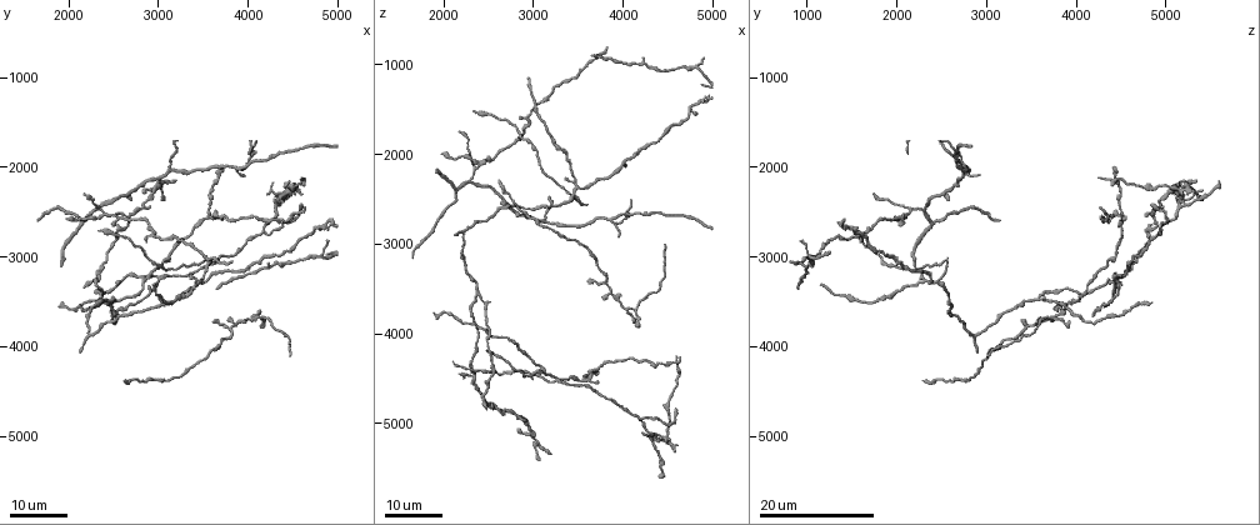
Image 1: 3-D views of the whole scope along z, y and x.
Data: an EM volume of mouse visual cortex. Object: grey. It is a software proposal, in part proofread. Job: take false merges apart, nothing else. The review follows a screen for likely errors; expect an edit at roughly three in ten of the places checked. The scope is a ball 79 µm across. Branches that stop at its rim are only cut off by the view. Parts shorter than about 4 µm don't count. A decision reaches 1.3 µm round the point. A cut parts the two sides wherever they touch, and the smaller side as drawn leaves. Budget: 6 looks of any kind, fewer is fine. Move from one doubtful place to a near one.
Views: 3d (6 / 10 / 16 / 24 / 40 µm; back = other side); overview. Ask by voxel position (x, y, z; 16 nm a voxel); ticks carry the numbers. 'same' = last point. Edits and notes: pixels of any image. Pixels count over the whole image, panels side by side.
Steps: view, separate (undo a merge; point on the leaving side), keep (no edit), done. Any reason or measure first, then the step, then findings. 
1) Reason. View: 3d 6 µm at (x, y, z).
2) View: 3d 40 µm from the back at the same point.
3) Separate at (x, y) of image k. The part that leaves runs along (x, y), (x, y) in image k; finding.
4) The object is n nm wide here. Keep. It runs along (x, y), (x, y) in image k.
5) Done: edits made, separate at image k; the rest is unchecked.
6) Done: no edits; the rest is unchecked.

Two arms in line, one across. View: 3d 24 µm at (2150, 2600, 2450).

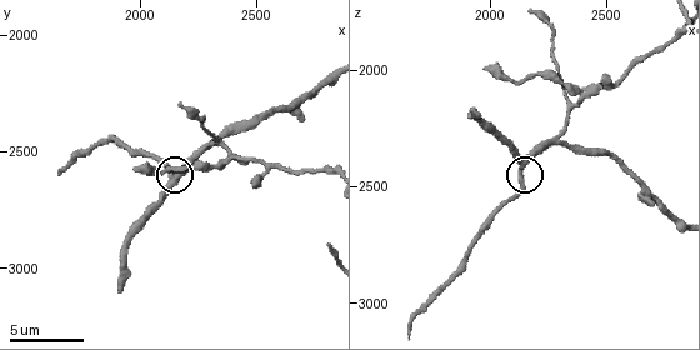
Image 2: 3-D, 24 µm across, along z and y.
View: 3d 10 µm at (2130, 2610, 2410).

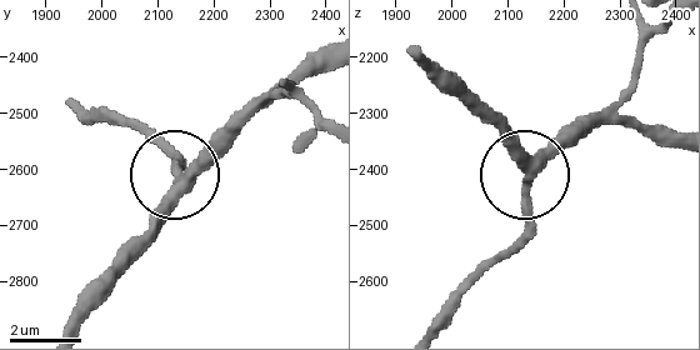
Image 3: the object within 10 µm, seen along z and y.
Keep. One cell here.

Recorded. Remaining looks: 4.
Thin arm on a thick one. View: 3d 24 µm at (3900, 2050, 2750).

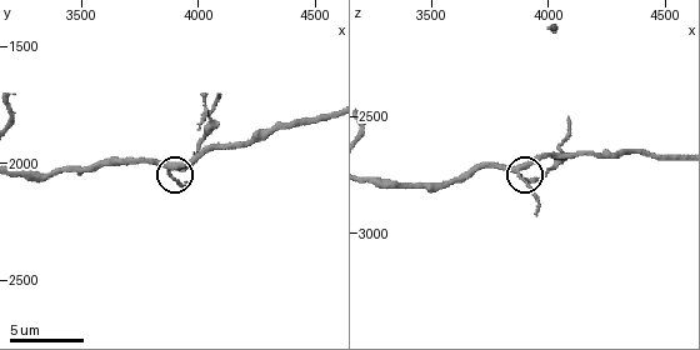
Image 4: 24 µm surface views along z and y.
View: 3d 6 µm at (3880, 2020, 2740).

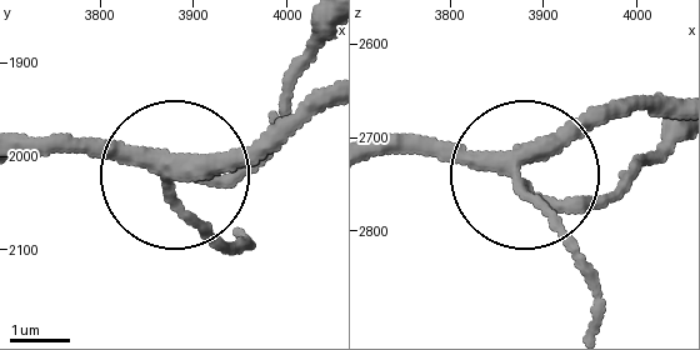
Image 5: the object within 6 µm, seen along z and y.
Keep. It runs along (28, 153), (206, 168), (325, 108) in image 5; continuous, no second cell.

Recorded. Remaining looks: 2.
View: 3d 24 µm at (3450, 3250, 2450).

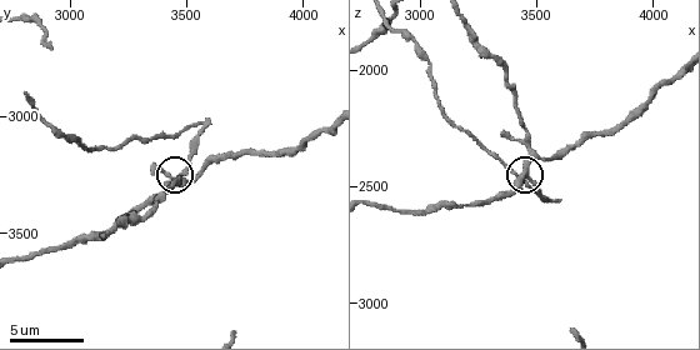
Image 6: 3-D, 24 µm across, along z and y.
Closer look. View: 3d 6 µm at the same point.

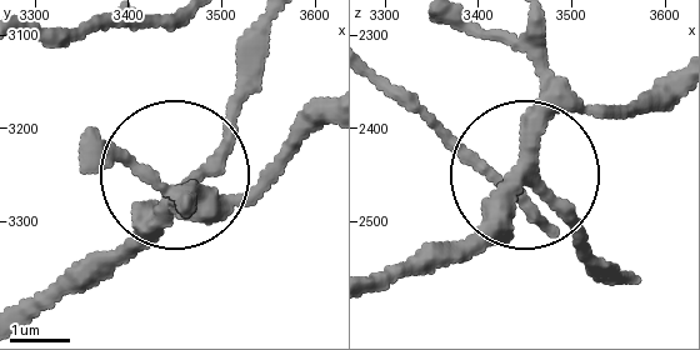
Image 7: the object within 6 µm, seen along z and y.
Keep. It runs along (375, 285), (450, 255), (520, 185), (539, 135), (539, 31) in image 7; continuous, no second cell.

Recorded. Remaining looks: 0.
Done: no edits; the rest is unchecked.

